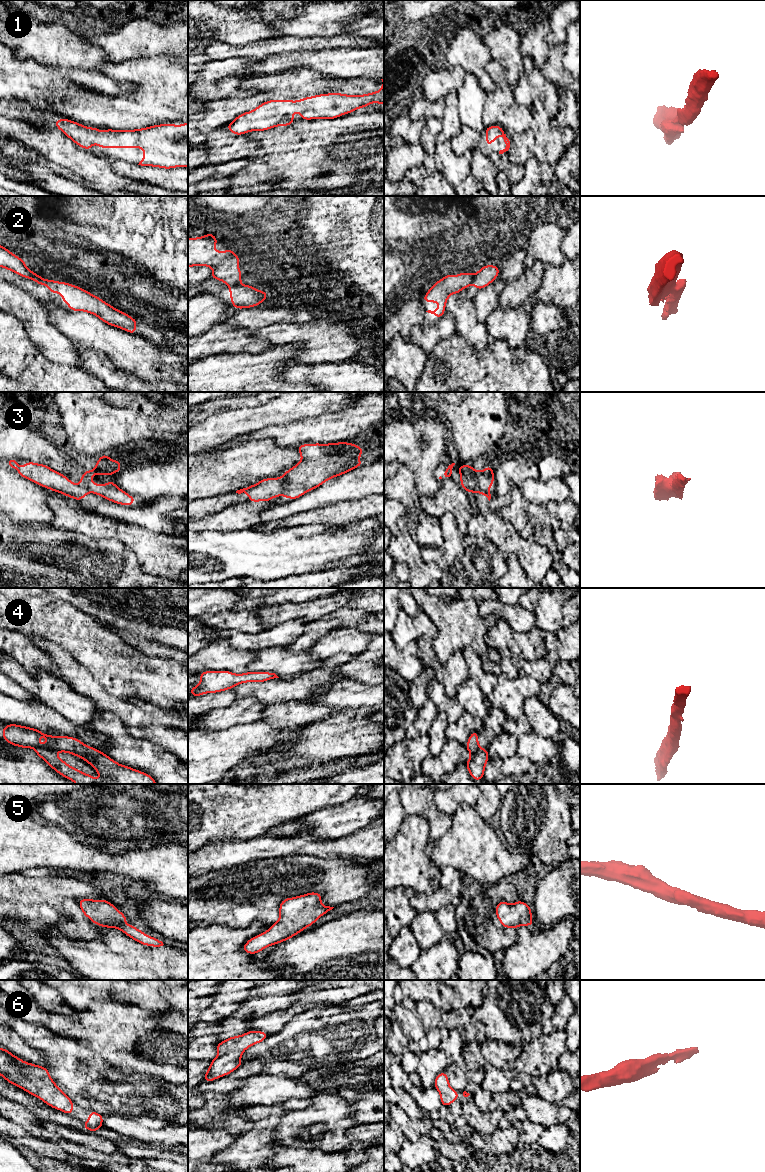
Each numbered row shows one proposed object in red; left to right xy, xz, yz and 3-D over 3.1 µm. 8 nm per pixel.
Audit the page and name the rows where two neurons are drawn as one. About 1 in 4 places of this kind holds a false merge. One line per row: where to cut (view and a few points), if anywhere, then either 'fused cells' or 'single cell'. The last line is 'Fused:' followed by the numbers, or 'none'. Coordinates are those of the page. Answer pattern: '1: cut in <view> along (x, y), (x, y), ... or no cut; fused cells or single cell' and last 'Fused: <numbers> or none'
1: no cut; single cell
2: cut in xz along (238, 282), (229, 285); fused cells
3: cut in yz along (472, 491), (485, 490), (489, 493); fused cells
4: no cut; single cell
5: no cut; single cell
6: no cut; single cell
Fused: 2, 3

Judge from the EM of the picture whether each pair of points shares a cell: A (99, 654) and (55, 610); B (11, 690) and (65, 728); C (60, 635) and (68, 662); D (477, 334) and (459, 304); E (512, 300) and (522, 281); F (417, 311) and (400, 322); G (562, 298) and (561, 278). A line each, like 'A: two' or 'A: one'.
A: one
B: two
C: two
D: one
E: one
F: one
G: one

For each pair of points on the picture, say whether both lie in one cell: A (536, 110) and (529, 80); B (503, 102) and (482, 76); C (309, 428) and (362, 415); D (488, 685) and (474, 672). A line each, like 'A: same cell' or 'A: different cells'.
A: different cells
B: different cells
C: same cell
D: same cell

